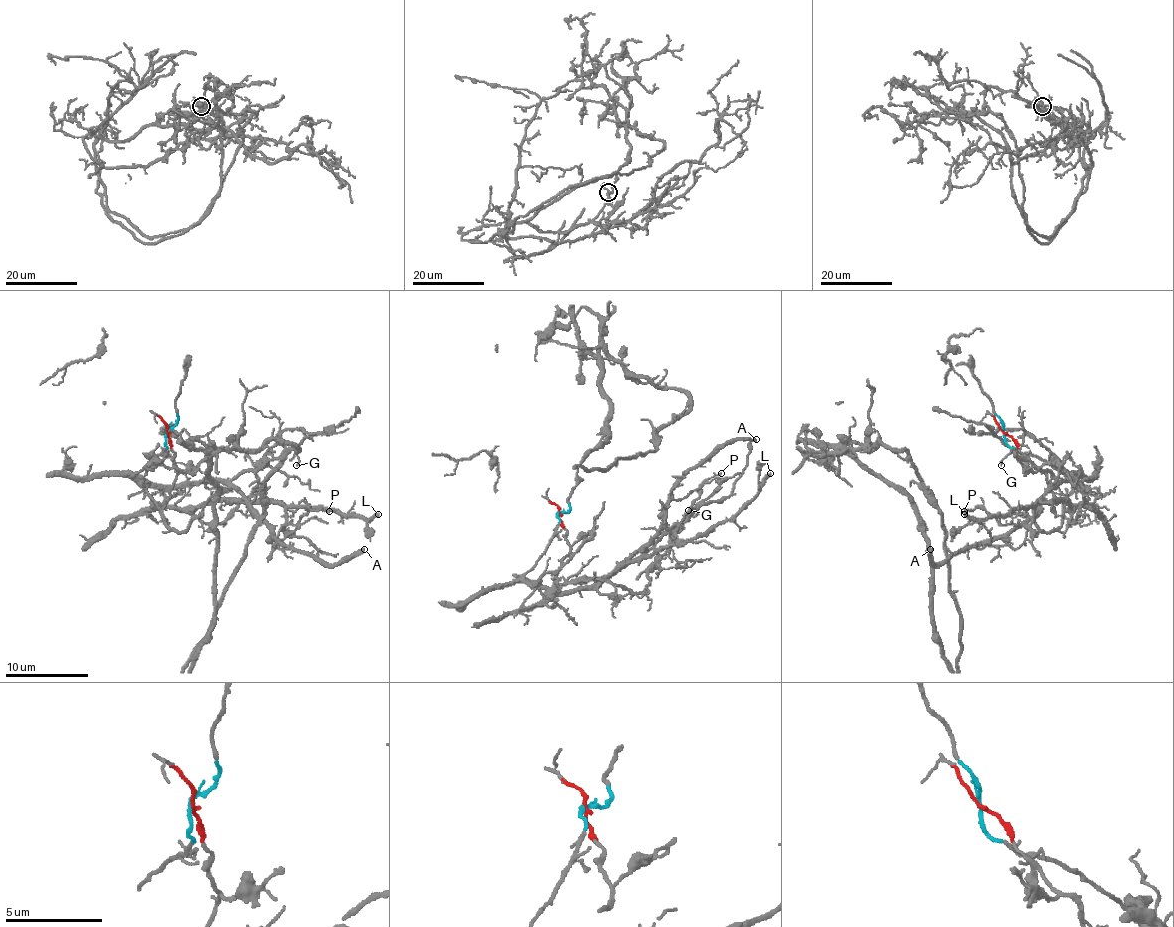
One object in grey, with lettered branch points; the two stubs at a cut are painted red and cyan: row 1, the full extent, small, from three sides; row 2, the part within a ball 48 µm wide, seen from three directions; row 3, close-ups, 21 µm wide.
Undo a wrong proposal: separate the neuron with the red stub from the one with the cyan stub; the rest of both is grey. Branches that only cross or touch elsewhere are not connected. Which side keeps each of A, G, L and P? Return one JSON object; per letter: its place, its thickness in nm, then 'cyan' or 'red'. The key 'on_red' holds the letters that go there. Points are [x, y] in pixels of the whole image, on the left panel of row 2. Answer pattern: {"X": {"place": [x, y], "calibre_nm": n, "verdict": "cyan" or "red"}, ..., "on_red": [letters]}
{"A": {"place": [364, 549], "calibre_nm": 300, "verdict": "cyan"}, "G": {"place": [296, 465], "calibre_nm": 120, "verdict": "cyan"}, "L": {"place": [378, 514], "calibre_nm": 280, "verdict": "red"}, "P": {"place": [329, 511], "calibre_nm": 120, "verdict": "red"}, "on_red": ["L", "P"]}

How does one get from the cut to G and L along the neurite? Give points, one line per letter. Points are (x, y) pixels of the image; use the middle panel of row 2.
G: (560, 511), (545, 553), (524, 575), (560, 592), (595, 590), (688, 520), (688, 509)
L: (560, 511), (570, 553), (558, 567), (558, 584), (587, 582), (711, 532), (731, 520), (771, 472)

